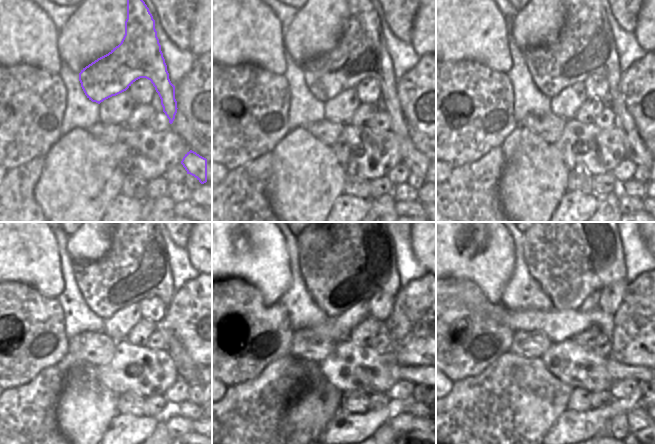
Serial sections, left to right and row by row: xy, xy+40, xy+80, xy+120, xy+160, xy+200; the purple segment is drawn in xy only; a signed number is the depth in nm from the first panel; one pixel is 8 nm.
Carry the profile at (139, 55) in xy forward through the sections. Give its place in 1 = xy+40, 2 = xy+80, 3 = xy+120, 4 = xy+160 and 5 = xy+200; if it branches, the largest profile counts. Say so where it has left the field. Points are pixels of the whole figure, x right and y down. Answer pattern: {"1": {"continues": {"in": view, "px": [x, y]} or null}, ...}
{"1": {"continues": {"in": "xy+40", "px": [361, 52]}}, "2": {"continues": {"in": "xy+80", "px": [585, 46]}}, "3": {"continues": {"in": "xy+120", "px": [136, 267]}}, "4": {"continues": {"in": "xy+160", "px": [359, 262]}}, "5": {"continues": {"in": "xy+200", "px": [574, 249]}}}

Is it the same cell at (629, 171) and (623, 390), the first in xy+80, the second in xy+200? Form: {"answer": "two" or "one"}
{"answer": "one"}

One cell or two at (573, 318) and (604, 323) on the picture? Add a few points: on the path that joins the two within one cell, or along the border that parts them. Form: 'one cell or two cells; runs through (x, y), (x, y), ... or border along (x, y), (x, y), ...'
one cell; runs through (581, 319), (596, 319)

